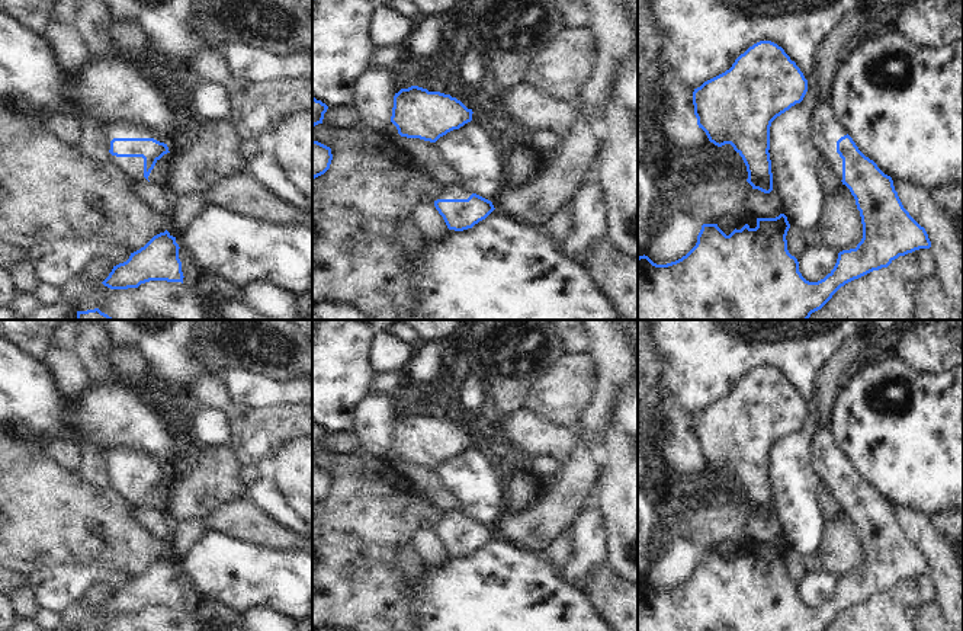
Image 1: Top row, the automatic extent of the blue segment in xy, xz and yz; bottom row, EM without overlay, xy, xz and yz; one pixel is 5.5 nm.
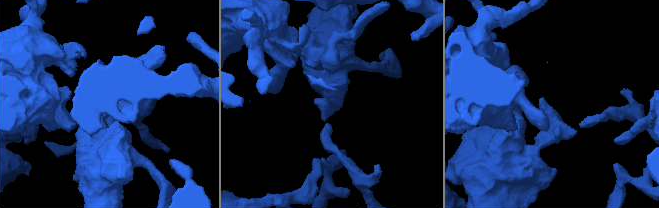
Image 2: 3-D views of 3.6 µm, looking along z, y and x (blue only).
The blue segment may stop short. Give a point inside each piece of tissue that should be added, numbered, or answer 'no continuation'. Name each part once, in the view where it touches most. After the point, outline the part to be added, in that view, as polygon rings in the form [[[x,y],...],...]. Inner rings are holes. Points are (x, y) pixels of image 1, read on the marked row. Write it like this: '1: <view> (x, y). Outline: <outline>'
1: xy (116, 128). Outline: [[[112,119],[103,125],[106,135],[106,150],[110,150],[110,141],[113,138],[154,138],[163,142],[157,132],[144,125],[138,125],[123,119]]]

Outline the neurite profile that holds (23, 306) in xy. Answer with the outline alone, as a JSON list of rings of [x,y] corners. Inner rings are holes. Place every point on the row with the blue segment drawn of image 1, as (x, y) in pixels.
[[[19,295],[12,304],[10,310],[17,316],[19,320],[26,320],[31,314],[33,314],[39,307],[41,301],[32,295]]]

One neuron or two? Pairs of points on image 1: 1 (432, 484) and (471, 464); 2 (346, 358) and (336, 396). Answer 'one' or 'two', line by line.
1: two
2: one

